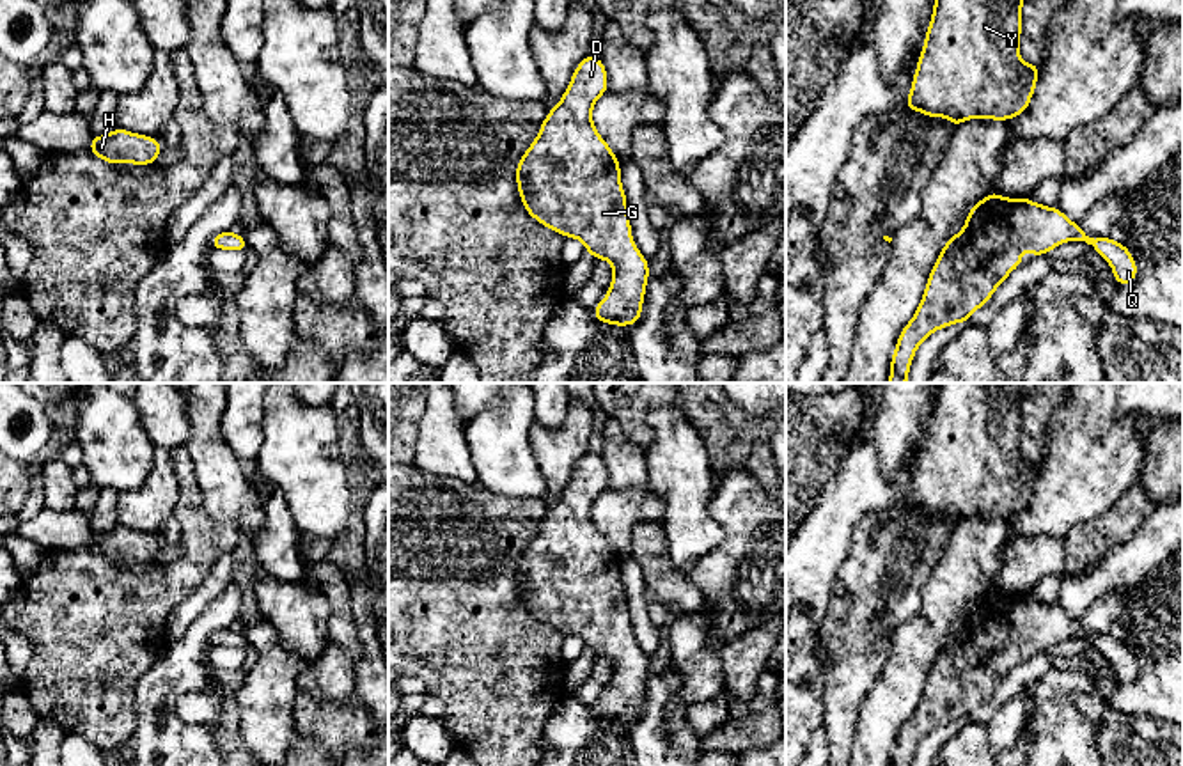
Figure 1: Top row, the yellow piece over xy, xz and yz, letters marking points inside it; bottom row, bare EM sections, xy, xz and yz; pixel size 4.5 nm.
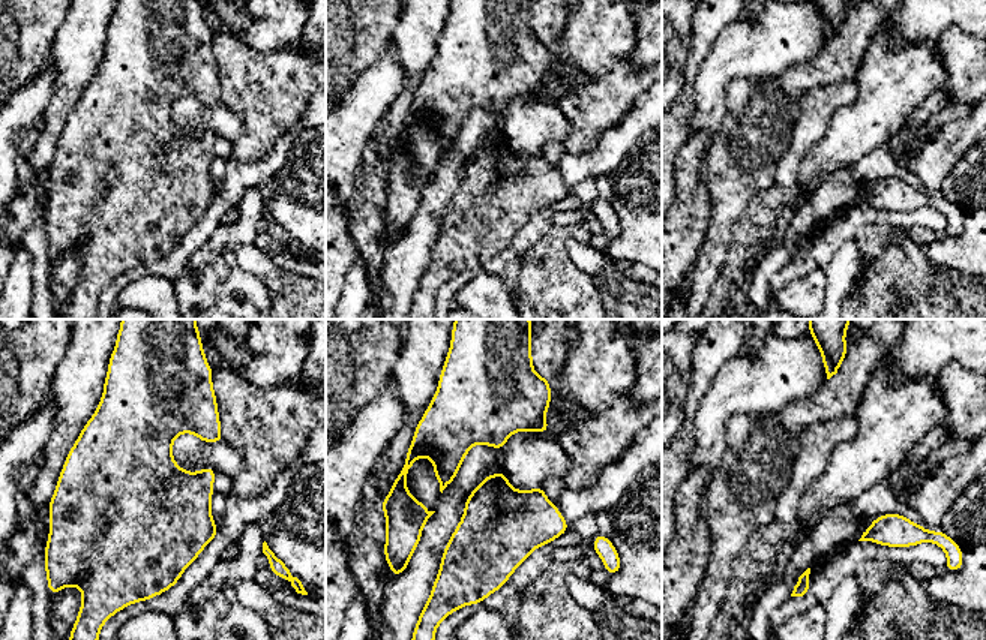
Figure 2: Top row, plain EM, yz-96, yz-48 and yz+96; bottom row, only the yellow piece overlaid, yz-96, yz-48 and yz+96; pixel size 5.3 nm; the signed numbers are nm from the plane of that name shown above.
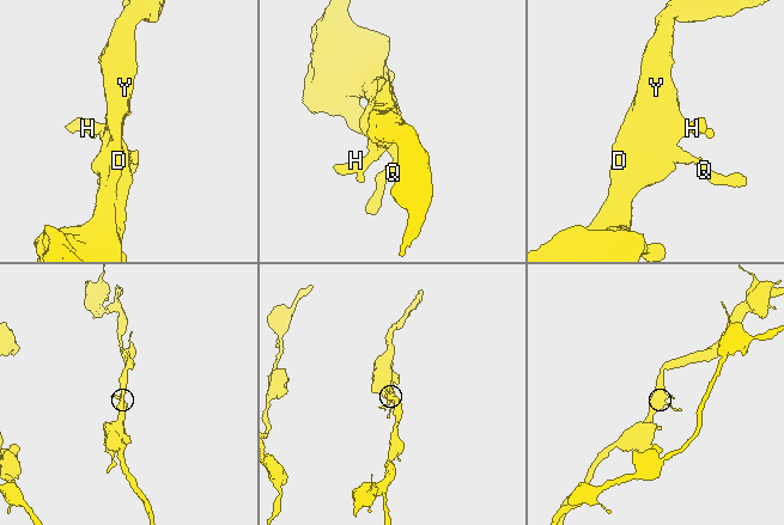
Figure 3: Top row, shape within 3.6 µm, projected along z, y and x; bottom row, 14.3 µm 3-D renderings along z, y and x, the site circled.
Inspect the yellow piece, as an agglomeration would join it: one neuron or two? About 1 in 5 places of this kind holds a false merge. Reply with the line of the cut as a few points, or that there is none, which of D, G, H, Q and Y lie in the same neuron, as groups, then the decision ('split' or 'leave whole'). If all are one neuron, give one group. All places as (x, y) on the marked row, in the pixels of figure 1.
cut none; groups D G H Q Y; leave whole

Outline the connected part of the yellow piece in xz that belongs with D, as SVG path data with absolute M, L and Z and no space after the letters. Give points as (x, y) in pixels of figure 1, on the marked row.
M589 53L518 160L516 186L536 222L580 239L594 261L612 264L612 284L591 316L605 324L631 326L642 319L649 261L631 239L621 163L592 124L592 106L605 92L607 67Z

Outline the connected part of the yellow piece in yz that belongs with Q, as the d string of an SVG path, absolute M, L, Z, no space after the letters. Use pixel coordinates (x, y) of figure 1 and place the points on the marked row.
M991 190L990 195L970 207L963 229L947 239L936 257L919 309L899 332L890 360L889 383L908 381L915 351L931 333L956 323L968 323L972 314L991 300L995 289L1009 273L1023 264L1020 248L1029 248L1030 257L1038 257L1048 255L1050 250L1066 241L1085 241L1091 245L1112 266L1114 280L1119 287L1132 285L1137 280L1137 262L1124 243L1109 236L1089 238L1082 225L1073 223L1061 207L1036 204L1029 197L1007 199Z

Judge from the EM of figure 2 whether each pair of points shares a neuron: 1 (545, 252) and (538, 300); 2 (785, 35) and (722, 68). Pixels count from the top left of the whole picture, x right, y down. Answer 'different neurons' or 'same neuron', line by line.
1: same neuron
2: same neuron

